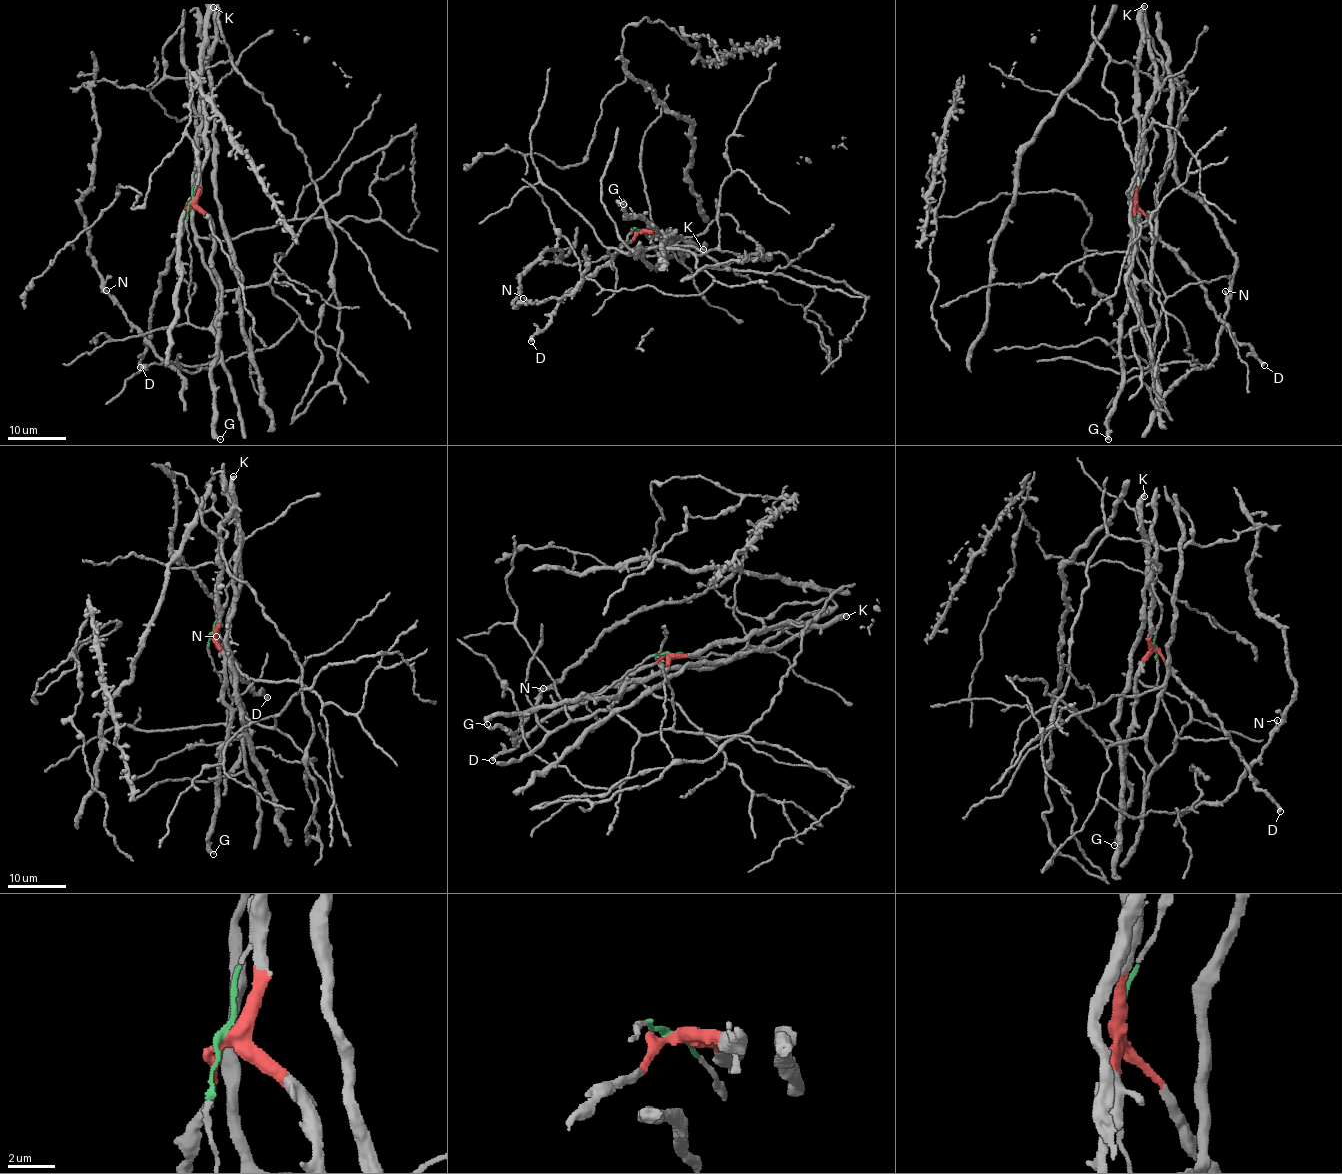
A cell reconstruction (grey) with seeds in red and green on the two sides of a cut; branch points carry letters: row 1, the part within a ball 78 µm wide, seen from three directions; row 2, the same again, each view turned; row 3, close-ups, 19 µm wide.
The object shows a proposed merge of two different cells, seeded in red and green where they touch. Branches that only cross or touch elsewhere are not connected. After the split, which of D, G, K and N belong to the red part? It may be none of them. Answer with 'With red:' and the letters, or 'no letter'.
With red: D, G, K, N

